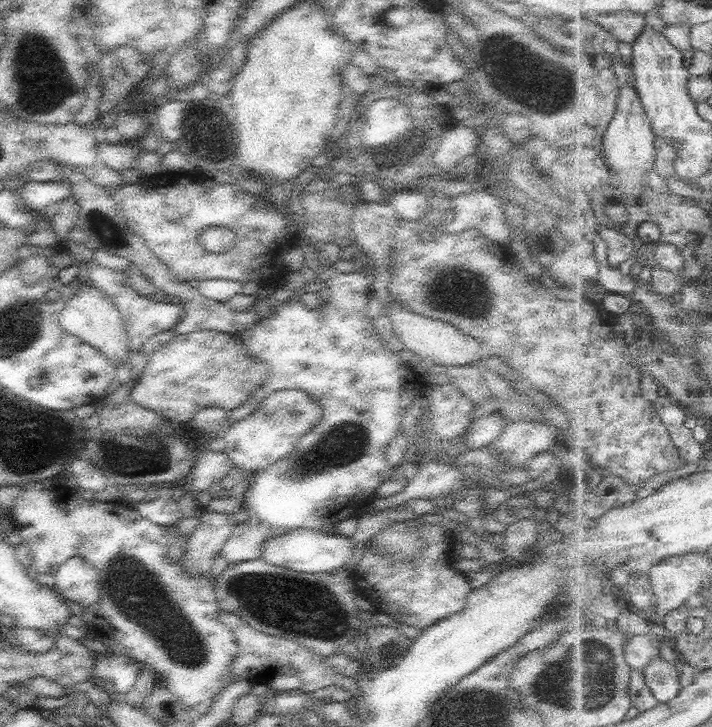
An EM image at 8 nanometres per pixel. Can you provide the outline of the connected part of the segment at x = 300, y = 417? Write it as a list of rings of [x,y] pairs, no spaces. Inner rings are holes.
[[[282,389],[271,392],[254,412],[242,418],[235,423],[230,423],[225,432],[225,451],[233,460],[234,467],[240,467],[246,471],[256,472],[268,468],[277,460],[287,457],[290,452],[298,446],[300,439],[316,426],[317,422],[322,418],[323,408],[319,402],[312,398],[306,391],[296,389]]]

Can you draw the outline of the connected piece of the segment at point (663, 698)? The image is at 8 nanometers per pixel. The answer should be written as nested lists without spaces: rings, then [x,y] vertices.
[[[656,657],[645,670],[648,686],[660,703],[670,703],[682,693],[680,670],[664,658]]]

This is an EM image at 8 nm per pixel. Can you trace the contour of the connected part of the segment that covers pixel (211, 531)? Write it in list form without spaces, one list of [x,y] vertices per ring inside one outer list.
[[[227,508],[223,512],[199,513],[199,523],[189,536],[182,561],[186,576],[198,577],[210,571],[216,556],[232,536],[236,525]]]

